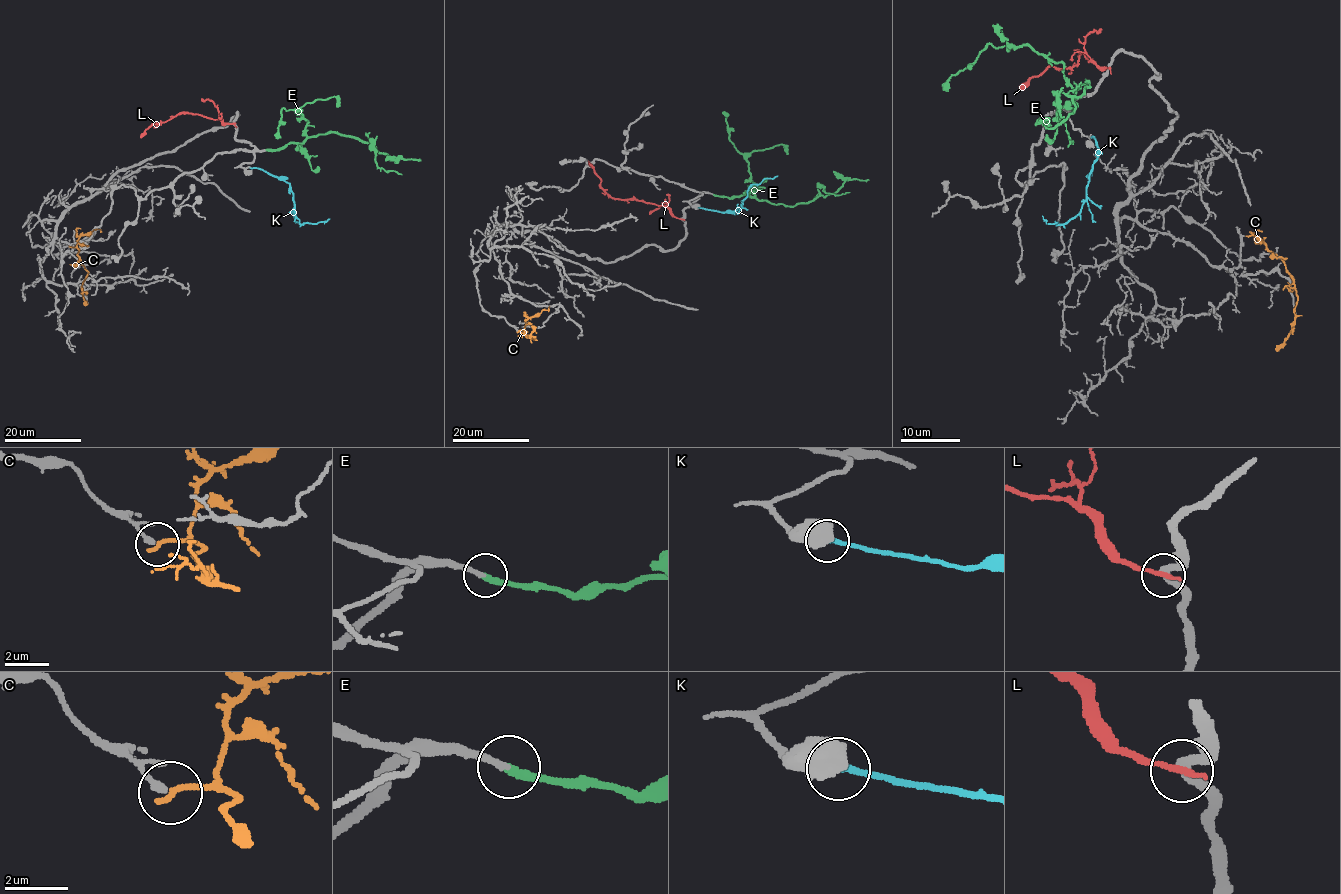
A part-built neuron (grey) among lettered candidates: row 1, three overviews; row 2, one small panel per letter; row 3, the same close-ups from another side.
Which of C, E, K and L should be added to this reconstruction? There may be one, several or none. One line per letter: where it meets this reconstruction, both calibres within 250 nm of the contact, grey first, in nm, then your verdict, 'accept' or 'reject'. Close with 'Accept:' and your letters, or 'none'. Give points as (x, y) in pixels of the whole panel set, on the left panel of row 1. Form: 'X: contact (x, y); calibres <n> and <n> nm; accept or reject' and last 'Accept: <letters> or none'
C: contact (70, 246); calibres 220 and 200 nm; reject
E: contact (266, 150); calibres 240 and 300 nm; accept
K: contact (251, 168); calibres 190 and 220 nm; reject
L: contact (233, 123); calibres 320 and 260 nm; reject
Accept: E

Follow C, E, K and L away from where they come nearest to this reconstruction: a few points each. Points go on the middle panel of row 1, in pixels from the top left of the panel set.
C: (518, 331), (527, 332), (528, 337), (535, 339), (530, 337), (534, 326)
E: (714, 194), (729, 197), (751, 195), (774, 204), (792, 206), (834, 193), (848, 179), (869, 180)
K: (699, 208), (734, 211), (753, 184), (778, 176)
L: (681, 219), (676, 218), (664, 206), (614, 199), (600, 186), (601, 179), (588, 161)

